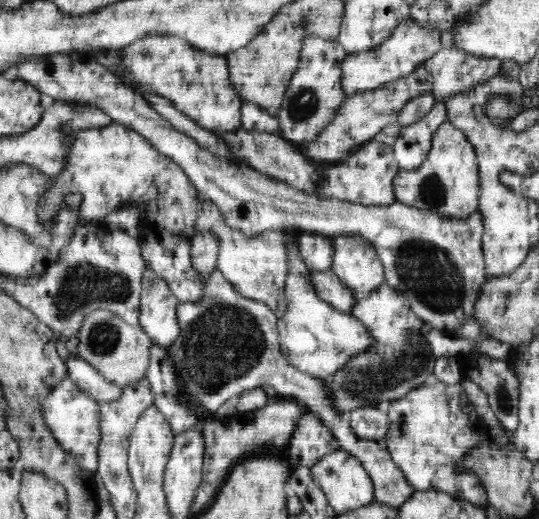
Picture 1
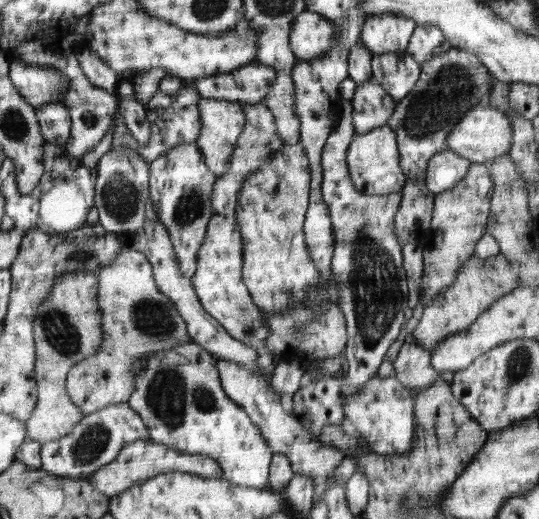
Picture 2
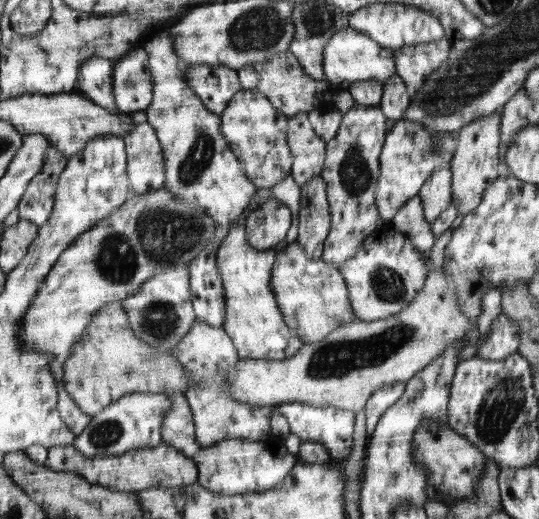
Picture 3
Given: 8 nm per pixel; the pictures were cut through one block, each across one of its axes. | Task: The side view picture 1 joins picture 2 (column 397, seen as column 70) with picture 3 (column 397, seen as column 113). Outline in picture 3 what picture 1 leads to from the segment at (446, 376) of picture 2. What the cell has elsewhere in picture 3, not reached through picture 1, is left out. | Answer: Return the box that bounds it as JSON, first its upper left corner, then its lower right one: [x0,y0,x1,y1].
[365,381,406,442]

